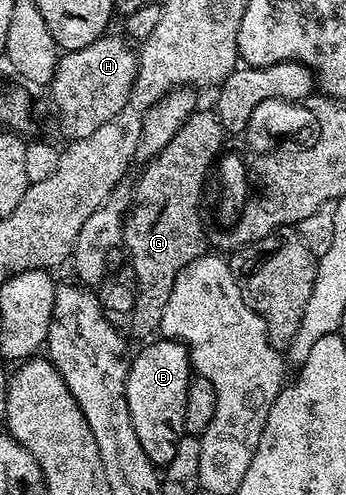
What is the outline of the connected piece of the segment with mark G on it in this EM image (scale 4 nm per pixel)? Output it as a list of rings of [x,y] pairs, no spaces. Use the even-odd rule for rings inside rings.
[[[197,110],[189,116],[188,120],[178,130],[178,134],[174,134],[174,138],[170,138],[170,142],[166,142],[166,146],[163,150],[150,161],[147,161],[143,165],[144,168],[140,172],[140,177],[136,180],[136,188],[134,184],[134,203],[129,207],[127,217],[124,221],[124,239],[122,241],[123,251],[128,251],[132,255],[132,272],[136,275],[134,279],[134,287],[136,289],[136,301],[132,307],[130,313],[130,325],[132,324],[132,332],[136,336],[148,336],[144,338],[152,338],[160,331],[160,323],[162,322],[162,310],[166,310],[166,302],[170,302],[170,290],[174,290],[174,282],[176,281],[176,275],[187,266],[190,262],[194,262],[202,255],[205,255],[206,248],[204,248],[204,224],[200,221],[200,195],[204,192],[204,175],[217,163],[218,157],[221,155],[224,147],[224,139],[226,139],[226,133],[220,124],[220,119],[217,118],[215,111]]]

